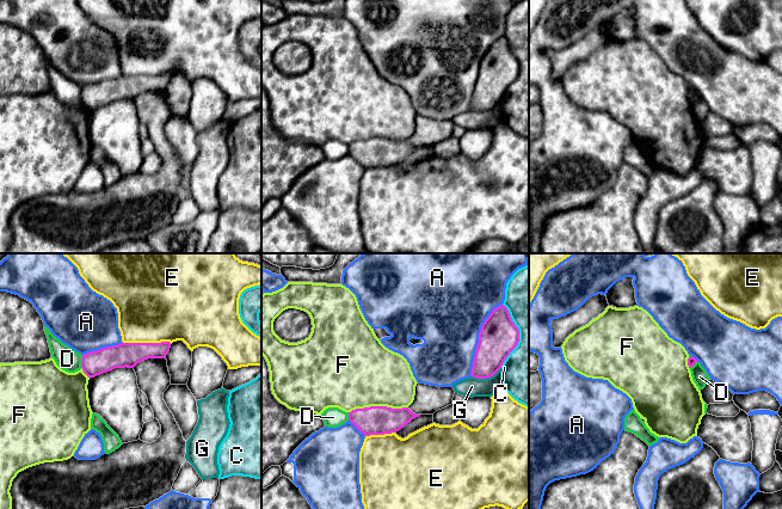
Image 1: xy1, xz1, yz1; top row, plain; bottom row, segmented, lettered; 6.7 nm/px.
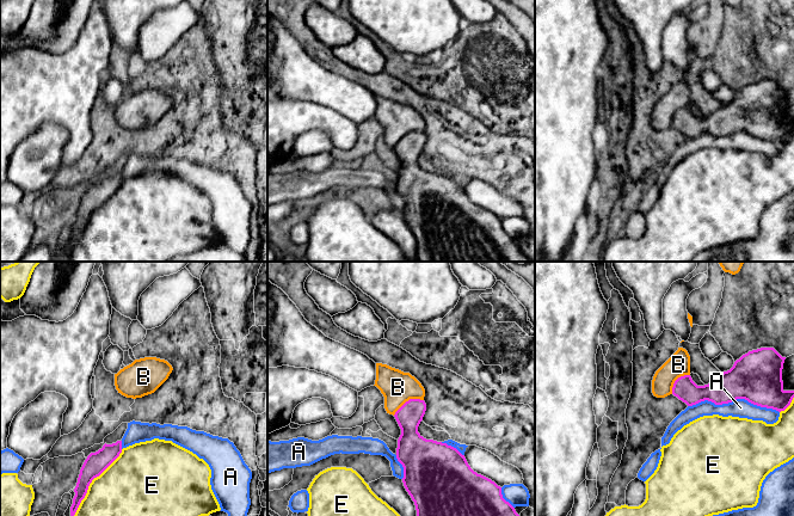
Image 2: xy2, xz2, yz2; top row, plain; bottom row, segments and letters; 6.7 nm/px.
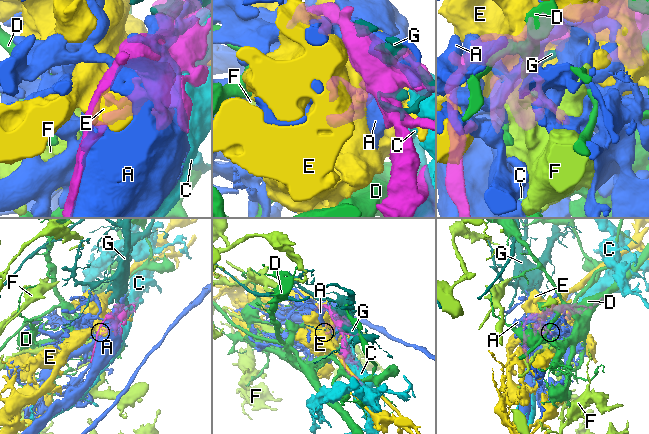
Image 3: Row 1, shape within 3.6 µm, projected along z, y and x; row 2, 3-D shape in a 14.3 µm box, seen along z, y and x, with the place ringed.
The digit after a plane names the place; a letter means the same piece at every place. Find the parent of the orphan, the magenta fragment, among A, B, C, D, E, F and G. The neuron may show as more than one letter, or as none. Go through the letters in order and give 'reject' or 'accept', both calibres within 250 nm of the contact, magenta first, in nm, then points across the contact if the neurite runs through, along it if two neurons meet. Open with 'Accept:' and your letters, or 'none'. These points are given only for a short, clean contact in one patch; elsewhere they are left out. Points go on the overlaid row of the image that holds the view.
Accept: B
A: reject | 340/130 nm
B: accept | 170/220 nm | across xz2 (408, 417), (408, 400), (398, 387)
C: reject | 260/360 nm
D: reject | 170/150 nm | along xy1 (82, 355), (80, 367)
E: reject | 150/380 nm
F: reject | 190/460 nm
G: reject | 240/130 nm

